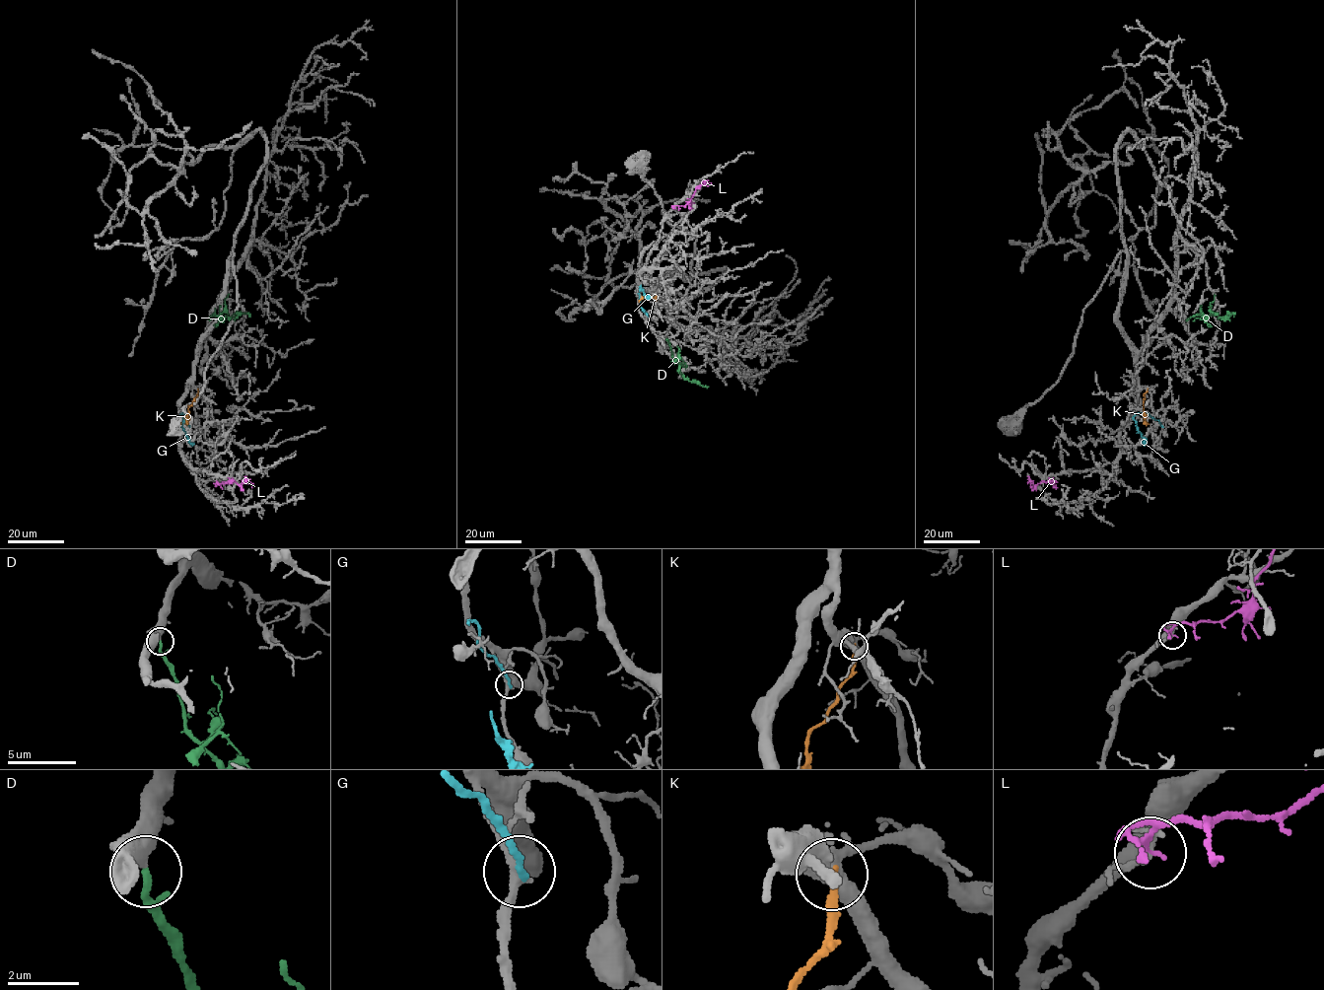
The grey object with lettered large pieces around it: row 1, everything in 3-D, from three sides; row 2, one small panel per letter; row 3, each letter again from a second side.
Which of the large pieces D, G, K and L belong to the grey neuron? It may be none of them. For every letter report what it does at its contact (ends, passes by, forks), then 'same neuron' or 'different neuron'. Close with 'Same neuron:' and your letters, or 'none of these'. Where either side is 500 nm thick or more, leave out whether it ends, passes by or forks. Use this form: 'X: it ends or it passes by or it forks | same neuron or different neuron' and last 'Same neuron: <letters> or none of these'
D: same neuron
G: it ends | different neuron
K: different neuron
L: it ends | different neuron
Same neuron: D

